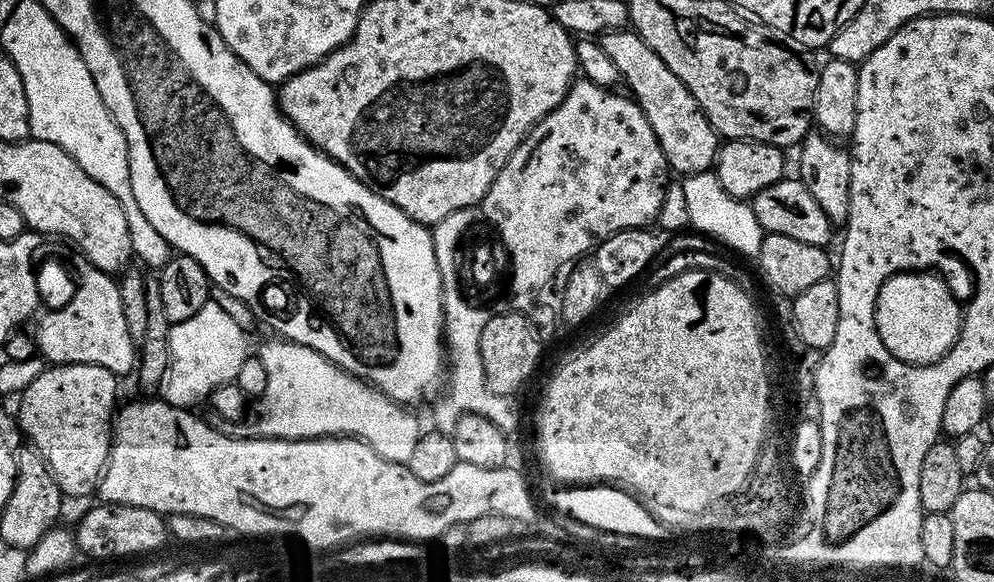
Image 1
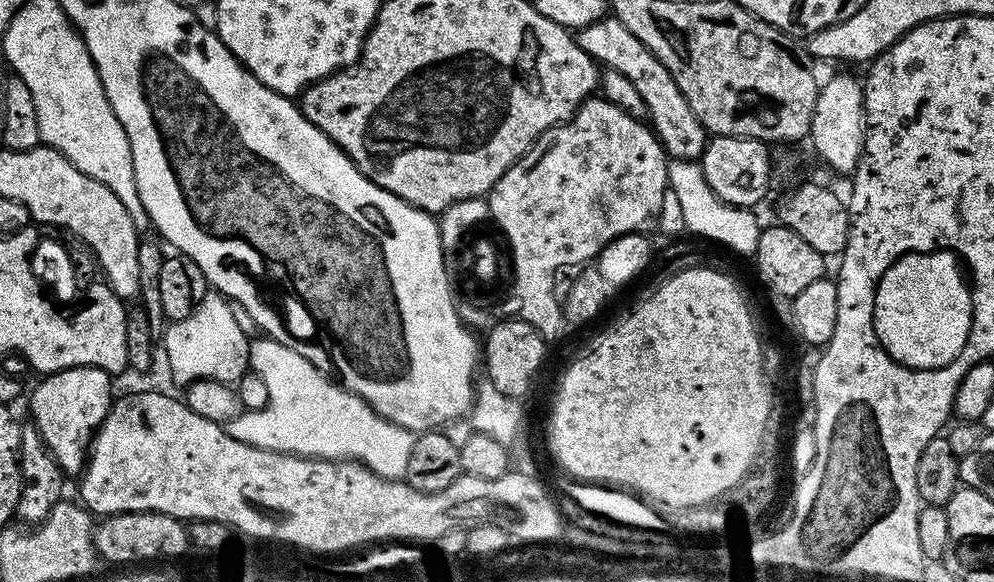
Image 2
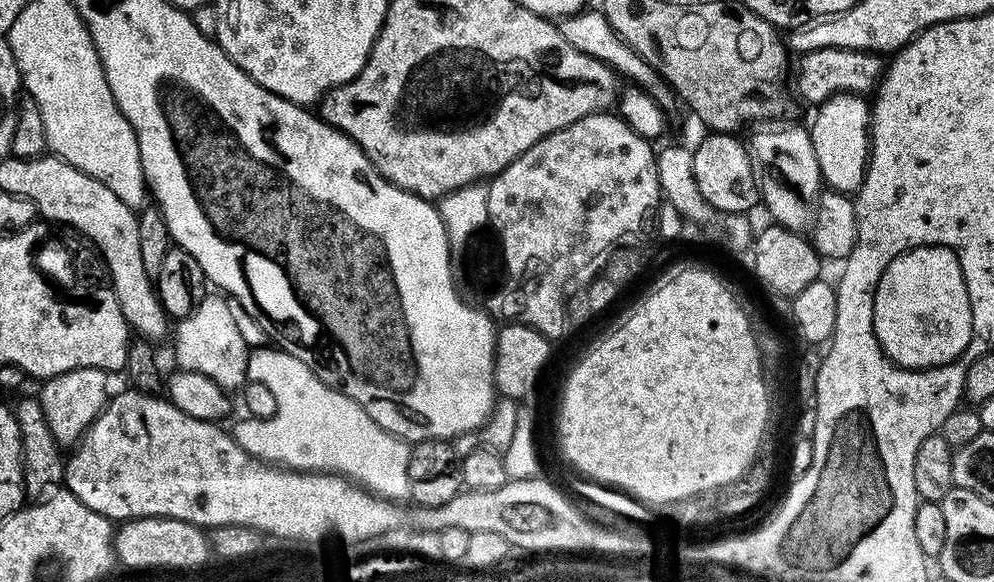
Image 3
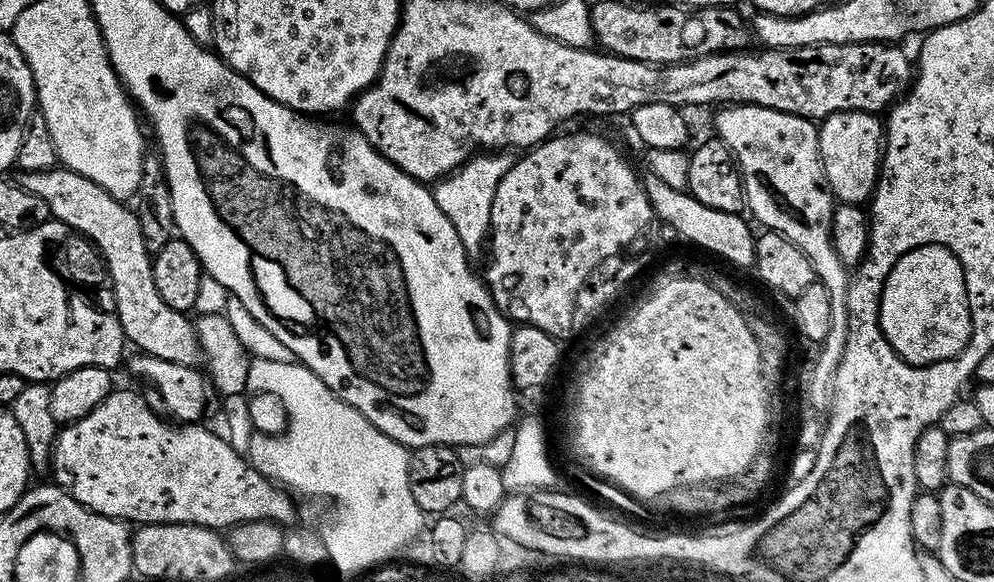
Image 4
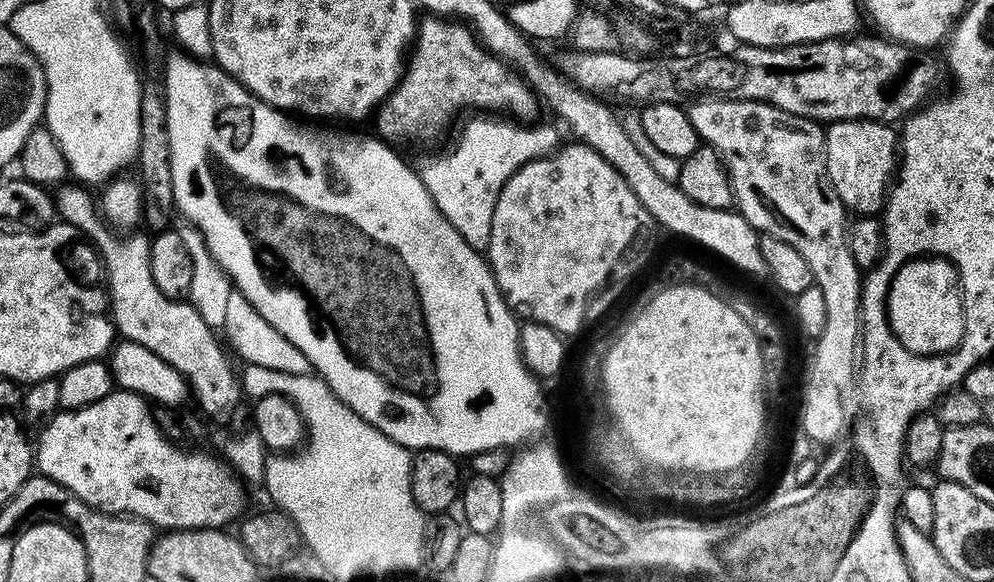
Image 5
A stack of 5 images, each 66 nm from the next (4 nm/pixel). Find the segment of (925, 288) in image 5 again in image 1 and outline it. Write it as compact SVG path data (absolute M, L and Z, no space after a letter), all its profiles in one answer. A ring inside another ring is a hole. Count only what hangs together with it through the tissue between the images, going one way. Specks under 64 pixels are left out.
M946 250L942 254L940 264L926 264L926 266L910 266L910 268L900 268L894 272L888 272L882 282L878 284L878 290L874 294L872 302L872 326L874 332L882 344L882 348L890 354L892 358L908 368L932 368L940 362L944 362L944 354L952 348L958 346L962 332L966 328L968 312L974 304L970 300L970 282L966 278L966 270L962 266L962 260L958 258L956 250Z

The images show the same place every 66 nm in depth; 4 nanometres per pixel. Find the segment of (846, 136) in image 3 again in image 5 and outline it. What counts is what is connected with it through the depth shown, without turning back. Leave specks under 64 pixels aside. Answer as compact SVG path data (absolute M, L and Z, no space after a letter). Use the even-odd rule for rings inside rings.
M839 120L836 124L827 125L824 133L824 153L830 182L838 198L842 198L845 209L857 217L876 216L884 207L888 189L898 167L897 129L887 124L879 124L876 120Z

